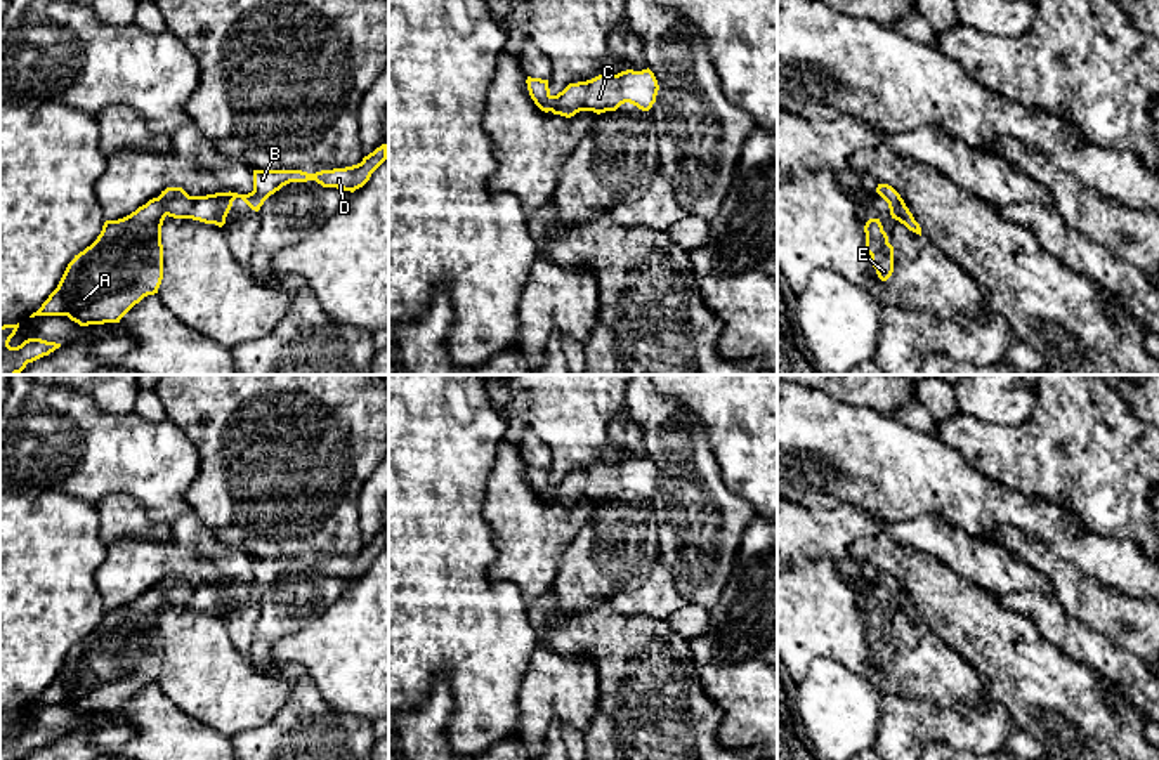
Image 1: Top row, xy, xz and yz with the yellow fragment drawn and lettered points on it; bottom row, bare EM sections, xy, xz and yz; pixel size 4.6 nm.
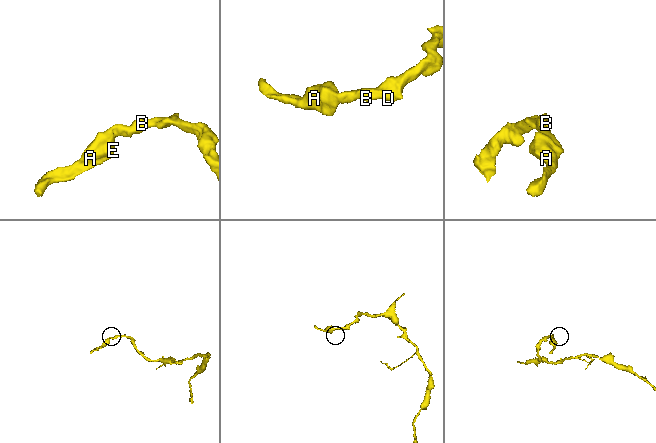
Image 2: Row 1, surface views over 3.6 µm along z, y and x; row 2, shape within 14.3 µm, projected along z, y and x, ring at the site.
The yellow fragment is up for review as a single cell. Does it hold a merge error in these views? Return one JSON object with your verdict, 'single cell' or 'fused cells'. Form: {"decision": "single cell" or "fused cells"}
{"decision": "single cell"}

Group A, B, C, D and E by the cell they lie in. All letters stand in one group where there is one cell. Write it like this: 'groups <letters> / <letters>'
groups A B C D E

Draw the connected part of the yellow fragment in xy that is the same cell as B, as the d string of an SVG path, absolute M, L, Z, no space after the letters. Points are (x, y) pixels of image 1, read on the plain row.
M387 533L361 552L307 562L302 559L253 559L248 583L189 585L167 576L130 604L106 609L97 628L68 652L57 677L35 704L68 704L80 715L120 711L144 685L158 682L163 668L161 614L165 606L193 607L222 616L236 586L259 600L264 590L290 571L316 569L323 576L354 581L387 548Z

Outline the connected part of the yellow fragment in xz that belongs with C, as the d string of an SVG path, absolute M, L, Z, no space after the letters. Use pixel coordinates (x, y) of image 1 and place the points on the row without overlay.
M649 456L599 463L586 470L569 472L557 484L550 482L548 468L527 465L526 472L531 488L541 500L552 500L566 507L580 500L593 500L597 503L616 500L625 491L649 500L659 479L658 468Z

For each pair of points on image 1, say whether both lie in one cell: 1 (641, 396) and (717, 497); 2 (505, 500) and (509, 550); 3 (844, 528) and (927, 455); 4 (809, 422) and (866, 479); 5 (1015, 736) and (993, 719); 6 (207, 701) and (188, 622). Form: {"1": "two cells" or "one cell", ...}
{"1": "one cell", "2": "one cell", "3": "two cells", "4": "one cell", "5": "two cells", "6": "one cell"}

